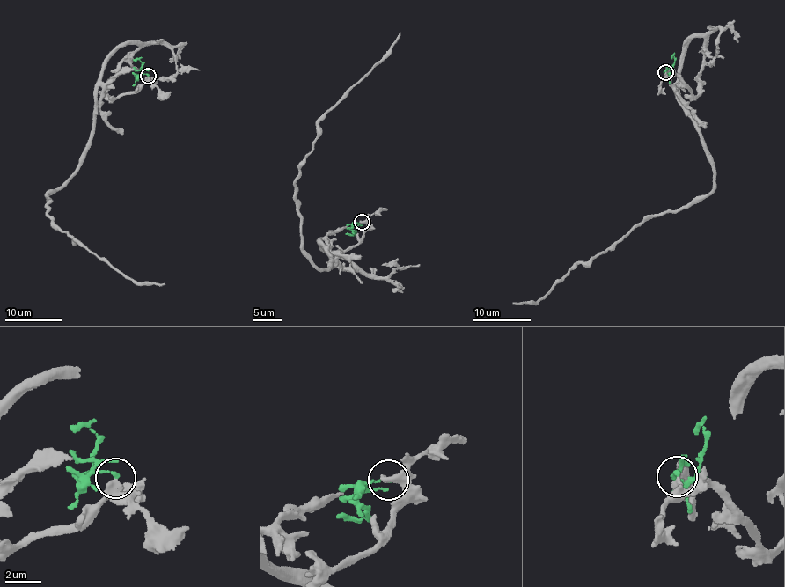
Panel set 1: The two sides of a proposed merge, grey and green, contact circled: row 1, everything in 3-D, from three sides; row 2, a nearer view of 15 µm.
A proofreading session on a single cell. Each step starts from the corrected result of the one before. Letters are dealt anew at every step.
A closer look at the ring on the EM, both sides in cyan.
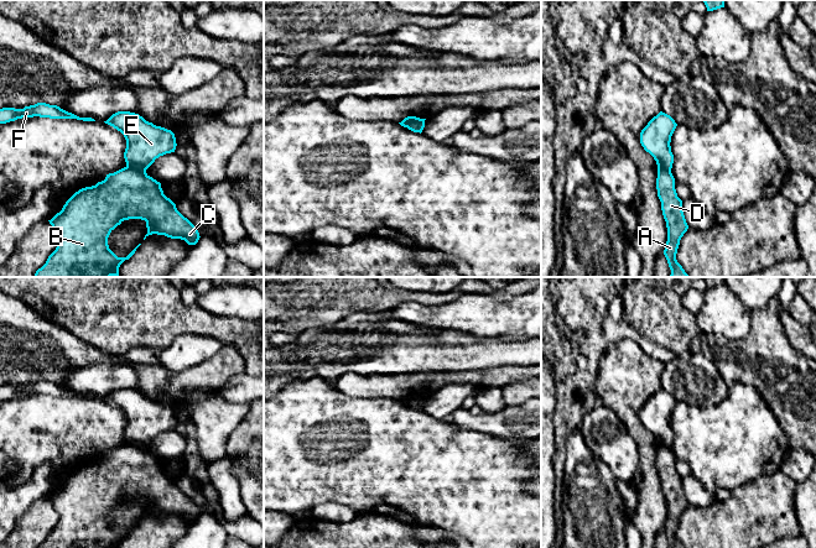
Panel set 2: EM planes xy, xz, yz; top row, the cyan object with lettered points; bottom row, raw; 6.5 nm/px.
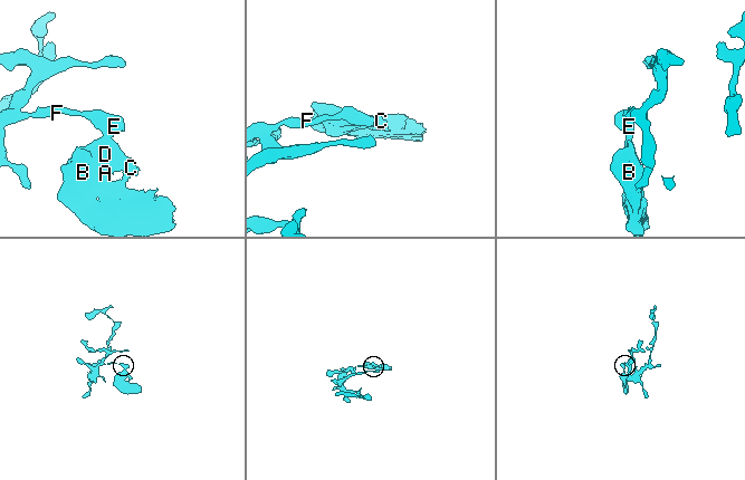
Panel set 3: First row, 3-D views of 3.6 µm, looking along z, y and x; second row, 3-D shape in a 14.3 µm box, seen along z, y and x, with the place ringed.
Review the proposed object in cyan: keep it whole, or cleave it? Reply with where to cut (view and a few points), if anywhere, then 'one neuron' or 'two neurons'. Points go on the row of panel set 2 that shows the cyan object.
xy (126, 165), (145, 171) | two neurons

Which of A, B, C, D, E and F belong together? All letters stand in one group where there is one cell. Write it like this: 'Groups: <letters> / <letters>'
Groups: A B C D / E F

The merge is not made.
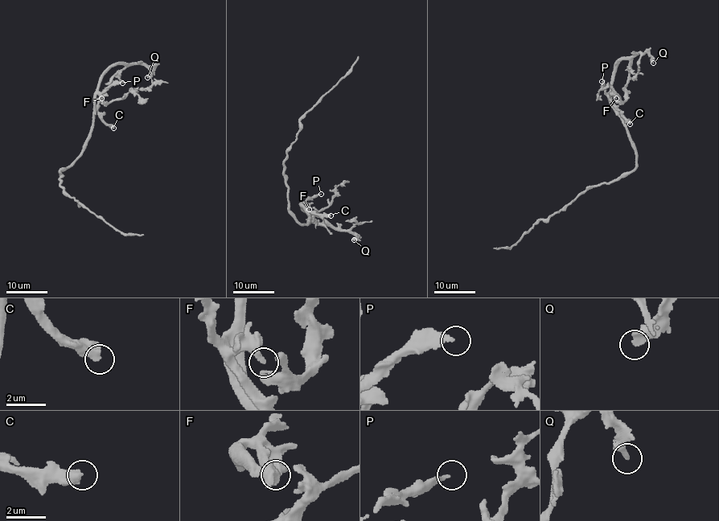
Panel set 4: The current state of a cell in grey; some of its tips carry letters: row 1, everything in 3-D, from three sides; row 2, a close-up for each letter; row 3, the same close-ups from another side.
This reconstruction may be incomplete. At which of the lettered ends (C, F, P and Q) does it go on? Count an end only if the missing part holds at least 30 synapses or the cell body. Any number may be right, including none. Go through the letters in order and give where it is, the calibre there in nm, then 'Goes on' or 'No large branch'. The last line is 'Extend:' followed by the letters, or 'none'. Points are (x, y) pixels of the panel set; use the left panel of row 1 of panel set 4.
C: Place: (113, 128). Thickness 480 nm. Goes on
F: Place: (101, 98). Thickness 240 nm. No large branch
P: Place: (122, 83). Thickness 220 nm. No large branch
Q: Place: (147, 77). Thickness 380 nm. No large branch
Extend: C

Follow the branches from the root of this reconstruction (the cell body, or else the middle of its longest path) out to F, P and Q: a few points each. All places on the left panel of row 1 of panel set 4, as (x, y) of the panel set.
F: (80, 153), (91, 129), (93, 108), (100, 96), (103, 96), (101, 98)
P: (80, 153), (91, 129), (93, 108), (99, 96), (111, 86), (122, 83)
Q: (80, 153), (91, 129), (99, 79), (114, 65), (133, 63), (152, 66), (147, 77)

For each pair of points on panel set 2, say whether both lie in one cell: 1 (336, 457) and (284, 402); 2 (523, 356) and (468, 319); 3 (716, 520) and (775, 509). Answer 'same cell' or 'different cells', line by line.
1: same cell
2: different cells
3: same cell

